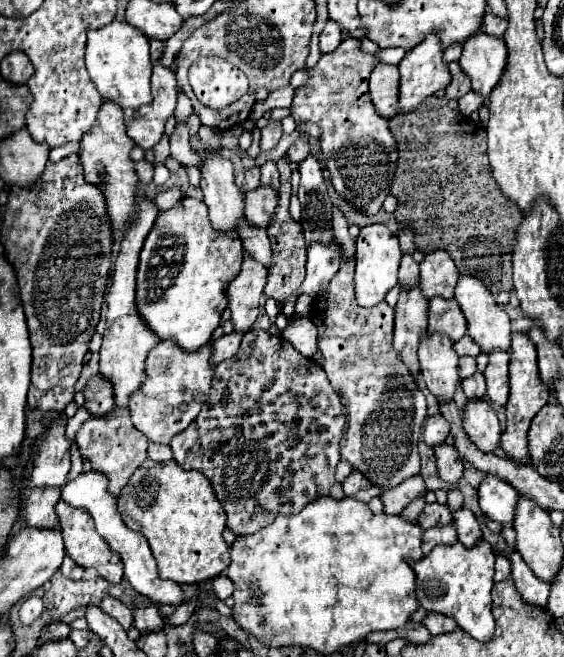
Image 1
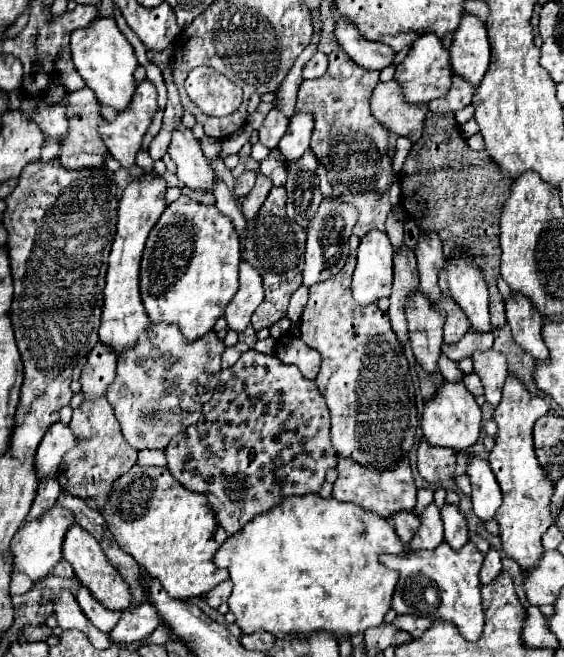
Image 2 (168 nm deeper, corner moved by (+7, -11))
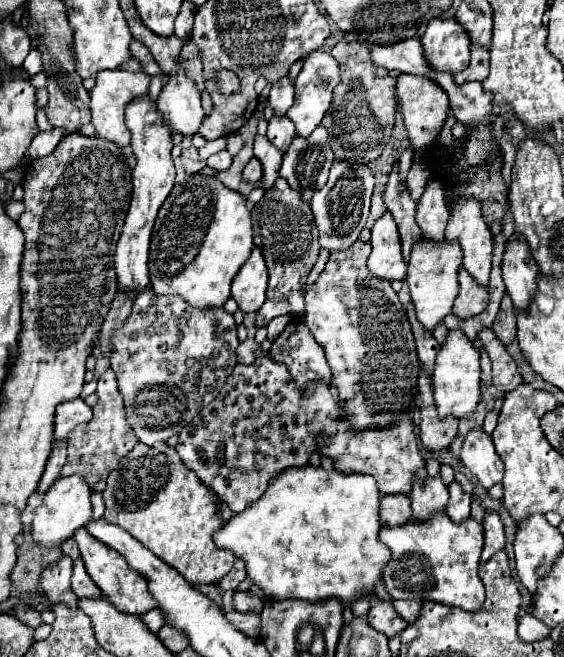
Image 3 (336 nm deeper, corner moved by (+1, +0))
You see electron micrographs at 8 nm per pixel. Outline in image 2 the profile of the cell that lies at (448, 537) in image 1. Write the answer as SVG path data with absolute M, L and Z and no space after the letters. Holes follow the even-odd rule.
M432 503L422 515L422 525L420 531L412 537L408 549L420 551L420 549L436 549L440 543L444 543L444 533L442 533L442 521L440 521L440 511Z

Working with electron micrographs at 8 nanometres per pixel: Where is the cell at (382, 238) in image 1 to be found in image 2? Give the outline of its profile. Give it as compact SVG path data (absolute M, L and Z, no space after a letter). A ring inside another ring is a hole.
M370 231L358 247L358 263L352 275L352 297L356 303L370 305L376 303L382 297L390 295L392 289L392 259L394 259L394 249L388 241L388 235L384 231Z

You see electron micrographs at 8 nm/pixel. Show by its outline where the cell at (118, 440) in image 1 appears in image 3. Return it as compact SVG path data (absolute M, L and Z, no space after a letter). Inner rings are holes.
M108 368L98 378L96 394L98 394L98 404L92 408L94 418L84 426L74 428L74 432L70 432L68 436L68 458L62 468L62 476L70 476L74 472L82 474L94 492L102 492L106 488L108 474L118 466L120 458L126 456L136 446L138 438L126 424L124 404L122 404L122 396L118 392L118 384L116 384L116 376L112 368Z

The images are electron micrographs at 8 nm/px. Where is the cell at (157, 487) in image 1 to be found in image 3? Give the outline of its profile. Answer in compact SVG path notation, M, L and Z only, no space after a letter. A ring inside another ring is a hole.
M138 442L134 450L122 458L122 464L110 472L102 496L106 502L104 518L132 534L138 542L142 542L142 546L178 570L190 584L216 584L230 572L236 556L230 550L218 548L212 540L212 534L224 524L222 516L218 514L218 496L182 464L178 452L166 442L156 442L152 446Z

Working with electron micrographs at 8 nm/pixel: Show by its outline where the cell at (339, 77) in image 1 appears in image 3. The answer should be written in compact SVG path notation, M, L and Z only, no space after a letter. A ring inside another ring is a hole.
M338 42L330 52L340 62L342 82L334 90L332 104L322 120L328 128L328 142L340 160L348 162L368 162L376 160L394 126L396 116L396 78L388 74L386 68L376 66L370 58L370 46L360 42Z

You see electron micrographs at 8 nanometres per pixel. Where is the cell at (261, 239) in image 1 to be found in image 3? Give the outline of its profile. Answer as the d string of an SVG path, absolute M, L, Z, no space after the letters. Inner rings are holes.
M222 150L222 152L212 154L212 156L206 160L206 164L208 164L210 168L216 168L216 170L226 170L226 168L230 168L230 164L232 164L232 156L230 156L226 150Z

